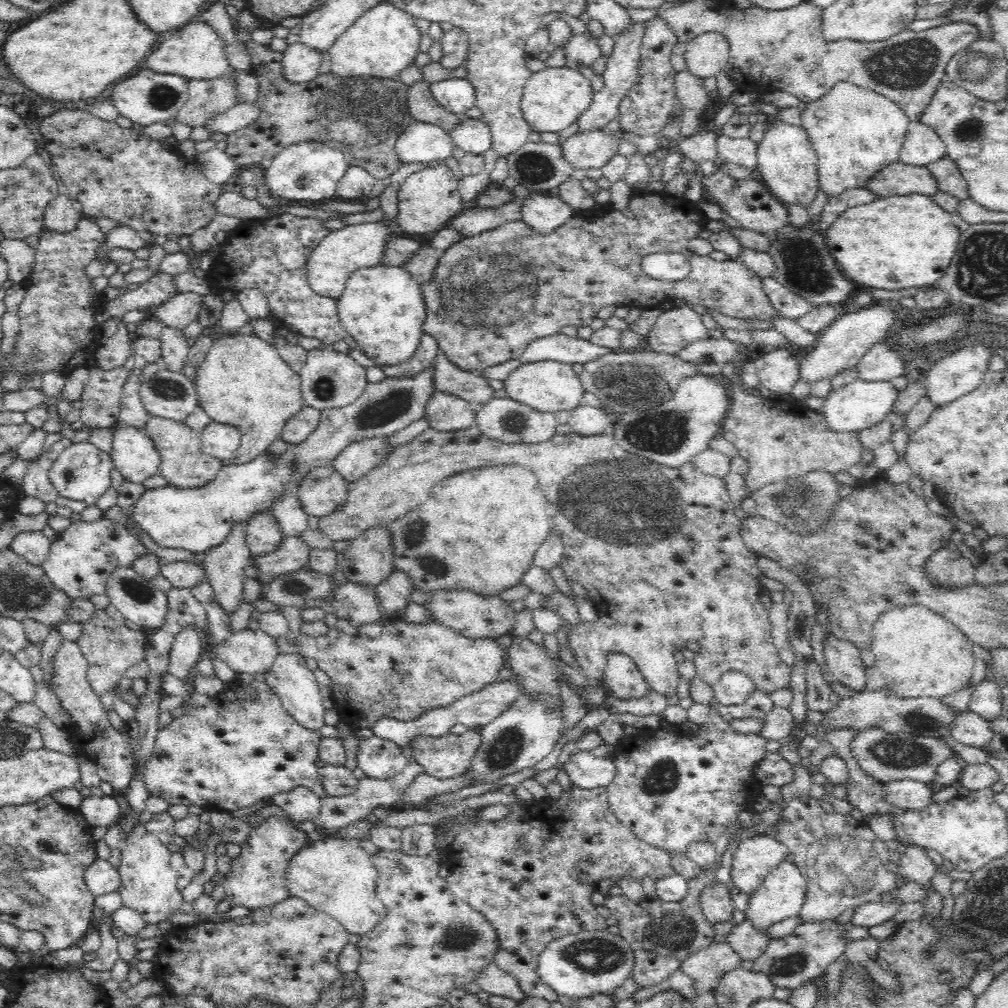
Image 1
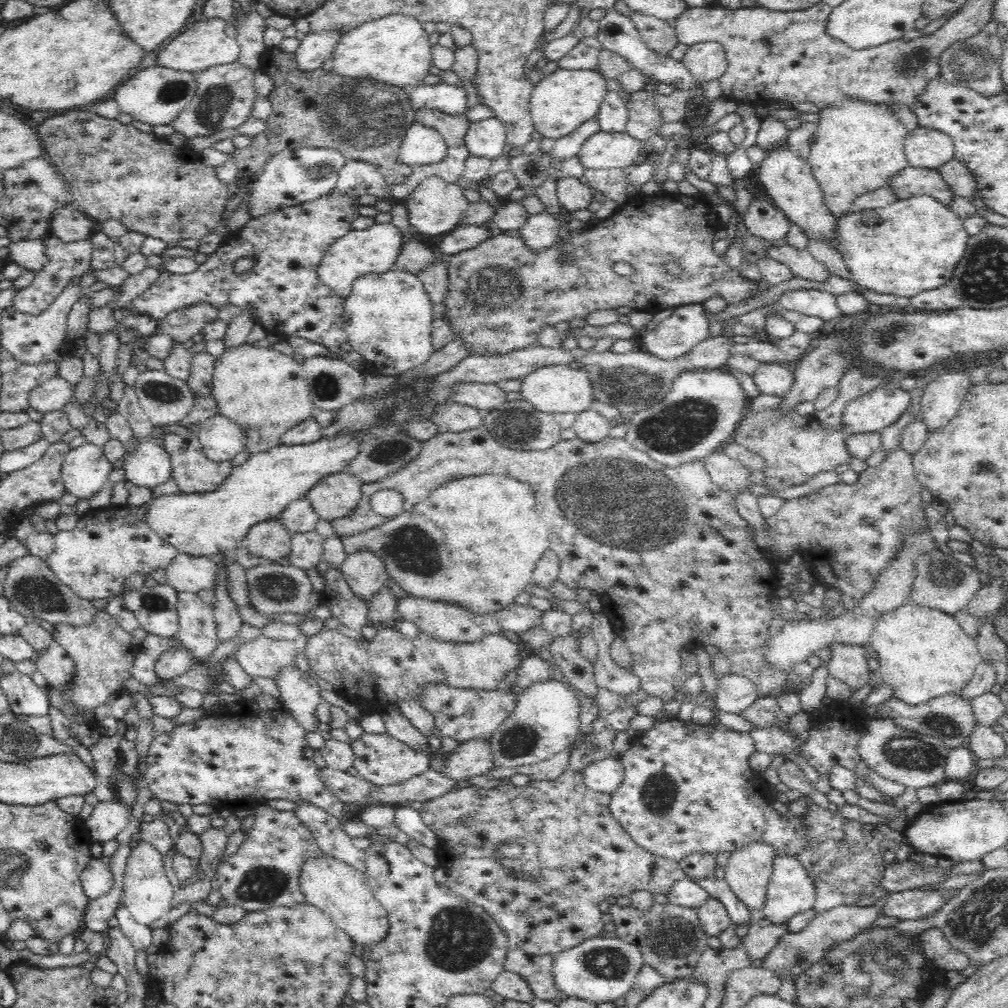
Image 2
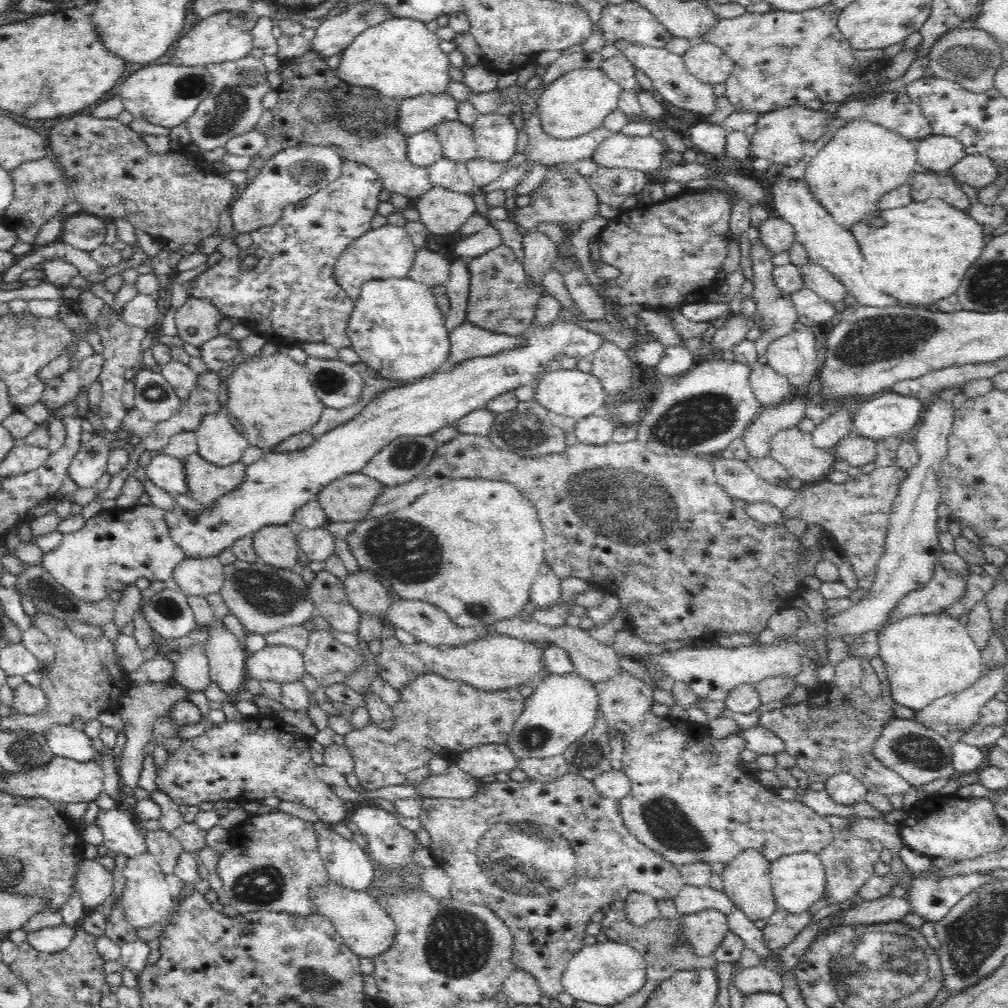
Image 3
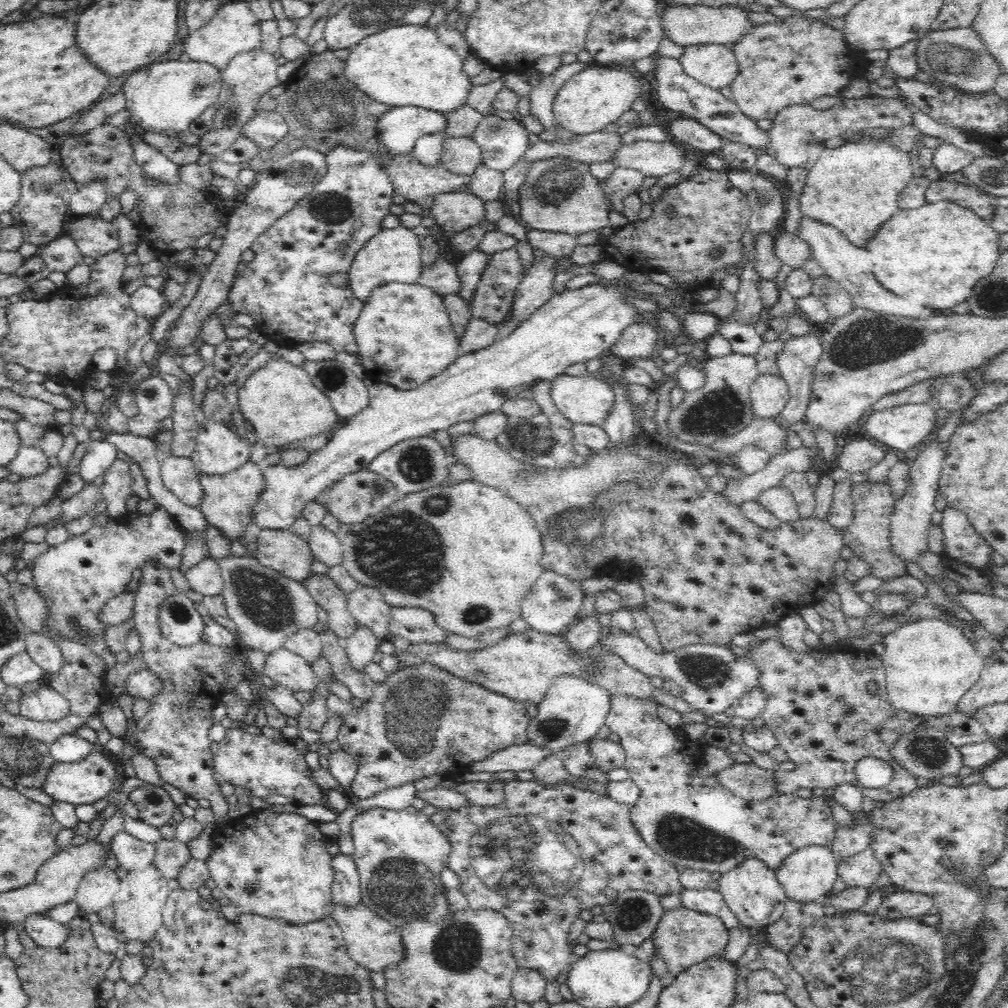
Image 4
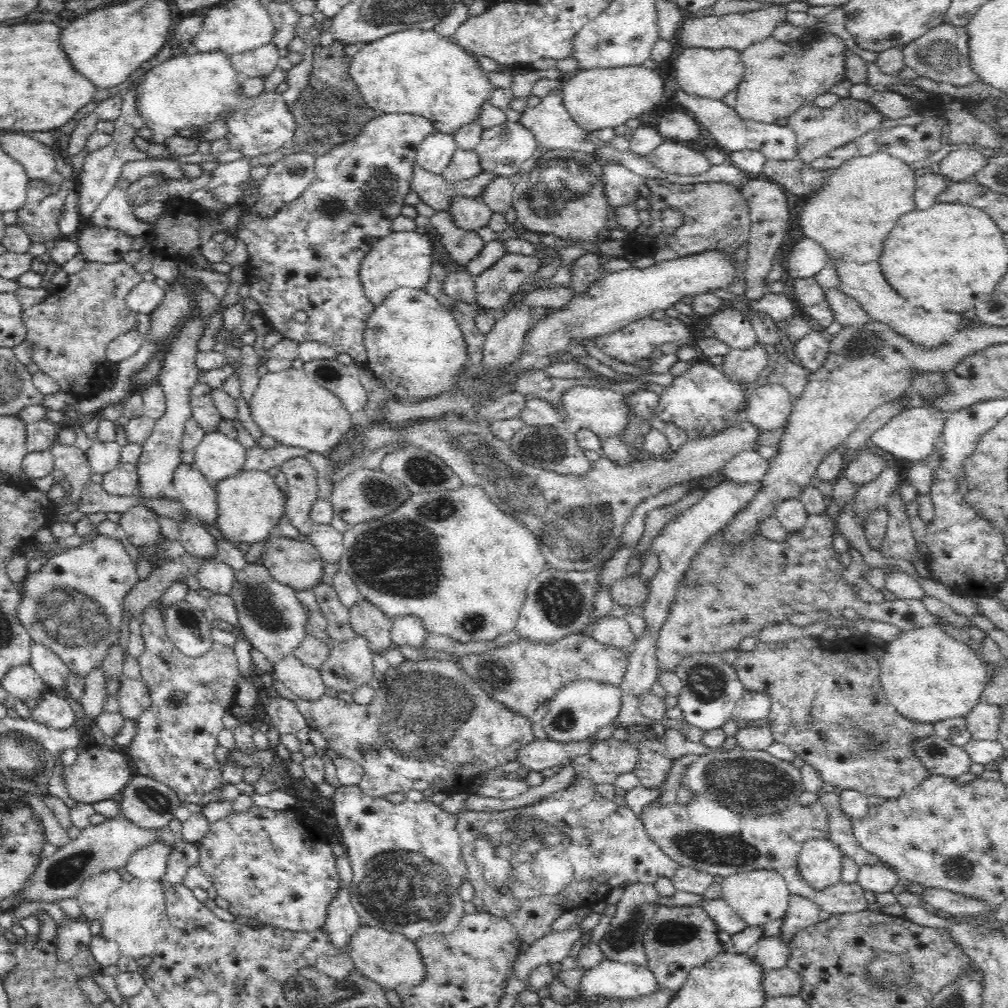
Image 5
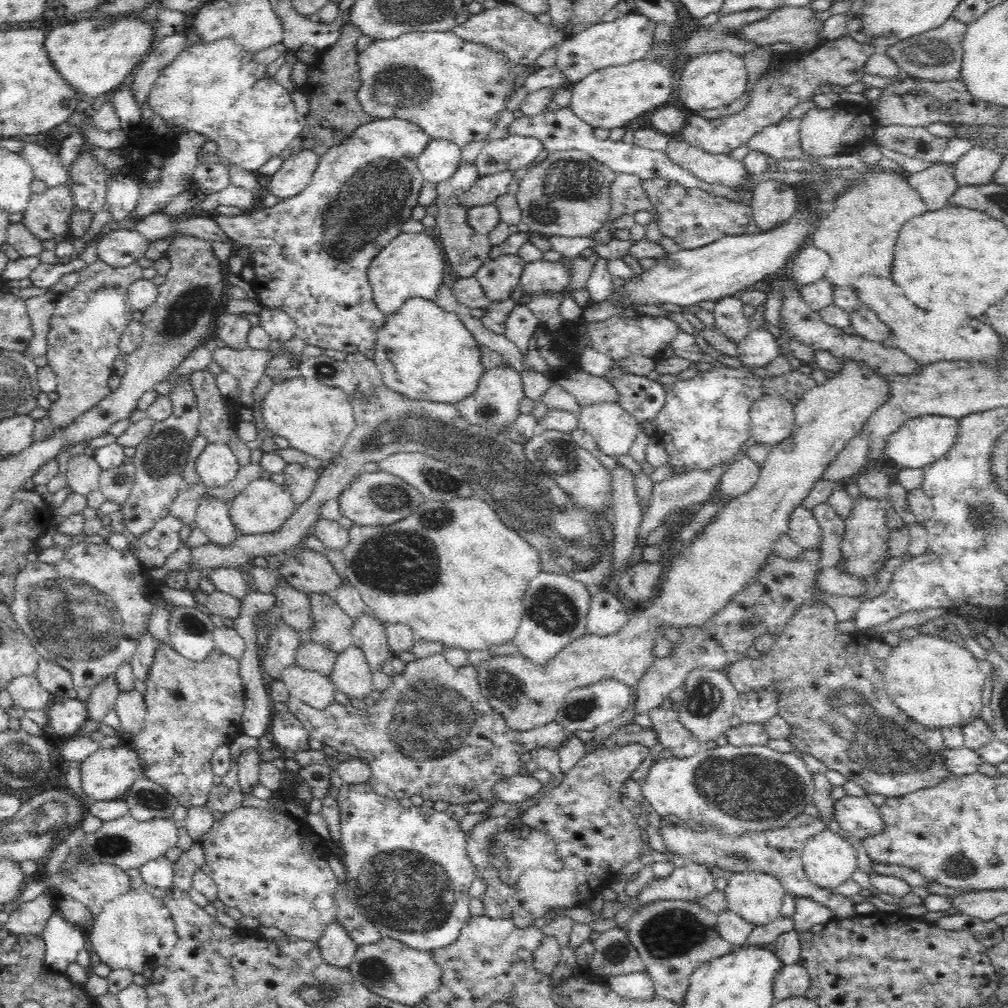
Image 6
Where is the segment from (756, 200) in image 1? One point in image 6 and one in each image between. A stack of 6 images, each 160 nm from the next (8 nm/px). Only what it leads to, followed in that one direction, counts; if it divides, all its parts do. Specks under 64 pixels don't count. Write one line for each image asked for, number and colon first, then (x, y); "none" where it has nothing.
2: (763, 219)
3: (778, 235)
4: (792, 250)
5: (807, 258)
6: (811, 264)

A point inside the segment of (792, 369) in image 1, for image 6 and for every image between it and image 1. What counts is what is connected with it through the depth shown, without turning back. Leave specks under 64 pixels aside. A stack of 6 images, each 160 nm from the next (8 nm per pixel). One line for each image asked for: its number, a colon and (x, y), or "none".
2: (772, 379)
3: (771, 388)
4: (770, 394)
5: (768, 408)
6: (772, 418)

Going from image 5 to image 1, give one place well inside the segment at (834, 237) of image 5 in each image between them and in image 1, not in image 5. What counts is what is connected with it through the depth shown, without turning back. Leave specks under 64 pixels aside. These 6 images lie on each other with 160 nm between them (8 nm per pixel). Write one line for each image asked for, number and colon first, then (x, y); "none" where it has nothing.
1: (855, 132)
2: (859, 148)
3: (863, 161)
4: (855, 187)

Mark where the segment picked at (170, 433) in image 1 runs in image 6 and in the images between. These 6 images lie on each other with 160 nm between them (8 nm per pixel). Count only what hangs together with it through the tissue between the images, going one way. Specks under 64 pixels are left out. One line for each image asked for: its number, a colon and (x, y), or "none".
2: (194, 473)
3: (207, 482)
4: (227, 499)
5: (250, 505)
6: (263, 506)

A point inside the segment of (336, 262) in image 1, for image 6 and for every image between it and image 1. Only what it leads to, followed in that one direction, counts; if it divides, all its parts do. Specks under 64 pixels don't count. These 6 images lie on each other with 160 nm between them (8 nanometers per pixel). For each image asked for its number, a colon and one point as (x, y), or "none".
2: (375, 249)
3: (387, 252)
4: (394, 255)
5: (402, 259)
6: (412, 265)

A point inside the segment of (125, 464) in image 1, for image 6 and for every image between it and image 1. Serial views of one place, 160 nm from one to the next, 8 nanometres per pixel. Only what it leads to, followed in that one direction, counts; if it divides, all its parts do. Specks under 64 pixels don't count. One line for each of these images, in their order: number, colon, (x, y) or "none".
2: (149, 465)
3: (165, 471)
4: (181, 477)
5: (199, 495)
6: (213, 517)

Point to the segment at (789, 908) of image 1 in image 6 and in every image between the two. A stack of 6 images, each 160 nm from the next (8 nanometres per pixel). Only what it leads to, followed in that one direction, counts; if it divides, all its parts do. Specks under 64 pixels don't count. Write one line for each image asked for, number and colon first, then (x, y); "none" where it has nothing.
2: (791, 890)
3: (798, 880)
4: (808, 874)
5: (820, 862)
6: (828, 860)

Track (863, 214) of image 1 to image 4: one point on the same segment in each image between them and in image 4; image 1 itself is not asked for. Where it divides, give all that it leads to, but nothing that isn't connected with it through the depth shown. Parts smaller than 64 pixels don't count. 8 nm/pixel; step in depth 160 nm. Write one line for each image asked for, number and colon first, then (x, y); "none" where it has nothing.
2: (917, 243)
3: (919, 253)
4: (932, 256)

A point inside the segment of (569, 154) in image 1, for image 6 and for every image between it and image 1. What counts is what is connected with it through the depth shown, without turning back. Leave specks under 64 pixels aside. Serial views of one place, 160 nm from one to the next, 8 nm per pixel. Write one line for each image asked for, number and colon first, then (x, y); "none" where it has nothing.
2: (604, 150)
3: (646, 153)
4: (657, 159)
5: (671, 156)
6: (723, 169)

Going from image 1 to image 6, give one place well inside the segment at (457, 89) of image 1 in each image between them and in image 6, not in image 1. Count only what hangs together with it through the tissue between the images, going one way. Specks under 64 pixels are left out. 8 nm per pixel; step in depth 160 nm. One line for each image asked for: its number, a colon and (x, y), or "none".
2: (452, 100)
3: (423, 112)
4: (398, 129)
5: (306, 257)
6: (311, 252)

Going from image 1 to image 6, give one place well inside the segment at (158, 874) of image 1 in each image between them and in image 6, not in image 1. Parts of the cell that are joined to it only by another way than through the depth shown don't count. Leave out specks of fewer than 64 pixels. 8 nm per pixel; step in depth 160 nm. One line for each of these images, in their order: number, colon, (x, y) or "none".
2: (147, 892)
3: (146, 900)
4: (138, 906)
5: (136, 919)
6: (136, 930)

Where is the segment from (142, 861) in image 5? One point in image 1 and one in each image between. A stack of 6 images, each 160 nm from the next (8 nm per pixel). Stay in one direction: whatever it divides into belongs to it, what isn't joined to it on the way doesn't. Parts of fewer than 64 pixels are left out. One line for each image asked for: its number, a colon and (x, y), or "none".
1: (103, 811)
2: (108, 819)
3: (119, 831)
4: (132, 854)

